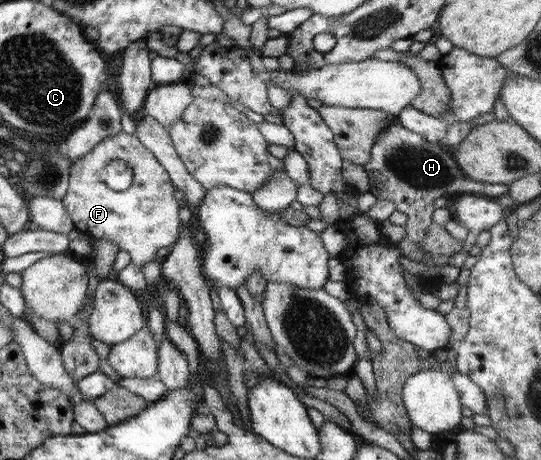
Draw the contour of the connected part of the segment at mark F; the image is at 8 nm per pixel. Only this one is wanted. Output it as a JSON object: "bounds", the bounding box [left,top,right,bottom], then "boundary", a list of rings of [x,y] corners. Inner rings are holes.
{"bounds":[61,131,182,266],"boundary":[[[122,131],[75,160],[69,170],[68,190],[61,201],[78,230],[95,239],[115,242],[120,251],[128,252],[132,263],[143,266],[157,259],[157,250],[178,240],[182,224],[178,210],[182,202],[174,197],[174,184],[164,165],[136,137]],[[118,160],[126,162],[133,172],[132,184],[120,192],[110,188],[100,174],[107,164]]]}

